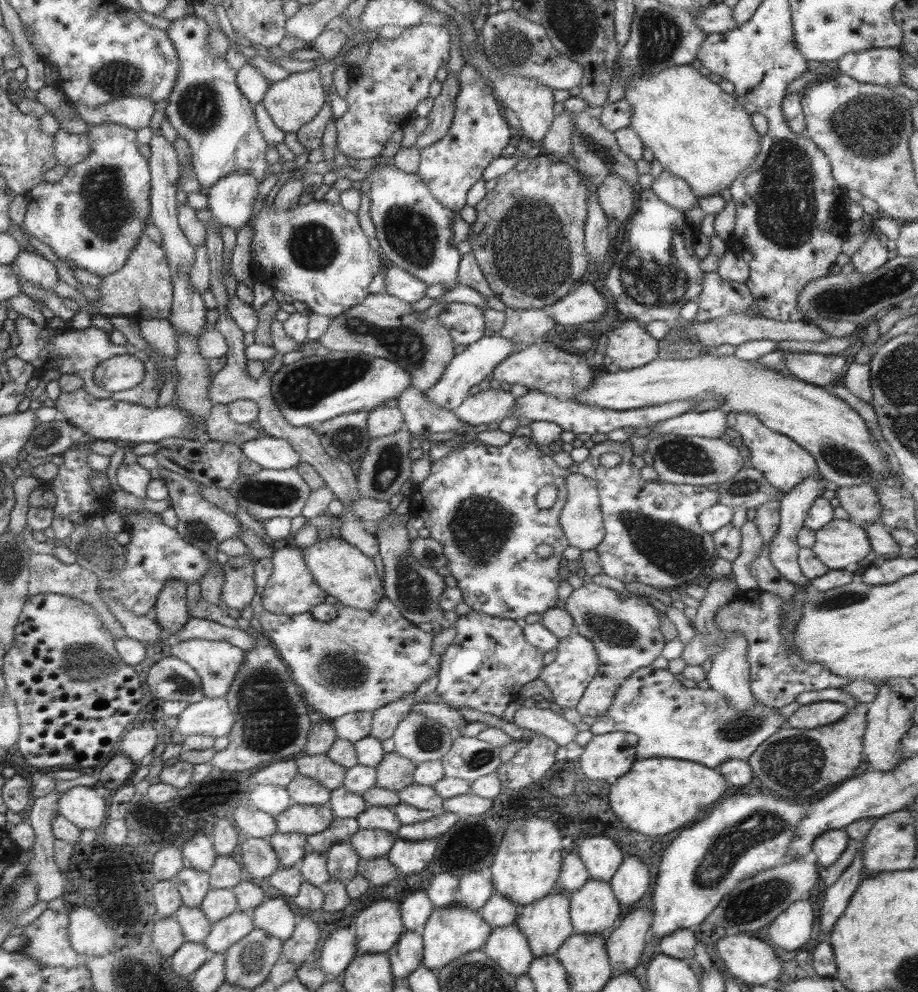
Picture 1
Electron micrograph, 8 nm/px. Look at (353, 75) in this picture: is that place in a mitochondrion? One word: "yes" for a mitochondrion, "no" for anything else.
no

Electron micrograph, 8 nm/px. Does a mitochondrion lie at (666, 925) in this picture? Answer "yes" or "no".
no

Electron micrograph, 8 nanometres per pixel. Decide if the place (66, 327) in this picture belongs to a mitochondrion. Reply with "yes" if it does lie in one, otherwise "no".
no

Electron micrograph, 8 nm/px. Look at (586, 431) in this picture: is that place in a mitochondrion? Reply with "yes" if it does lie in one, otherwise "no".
no

